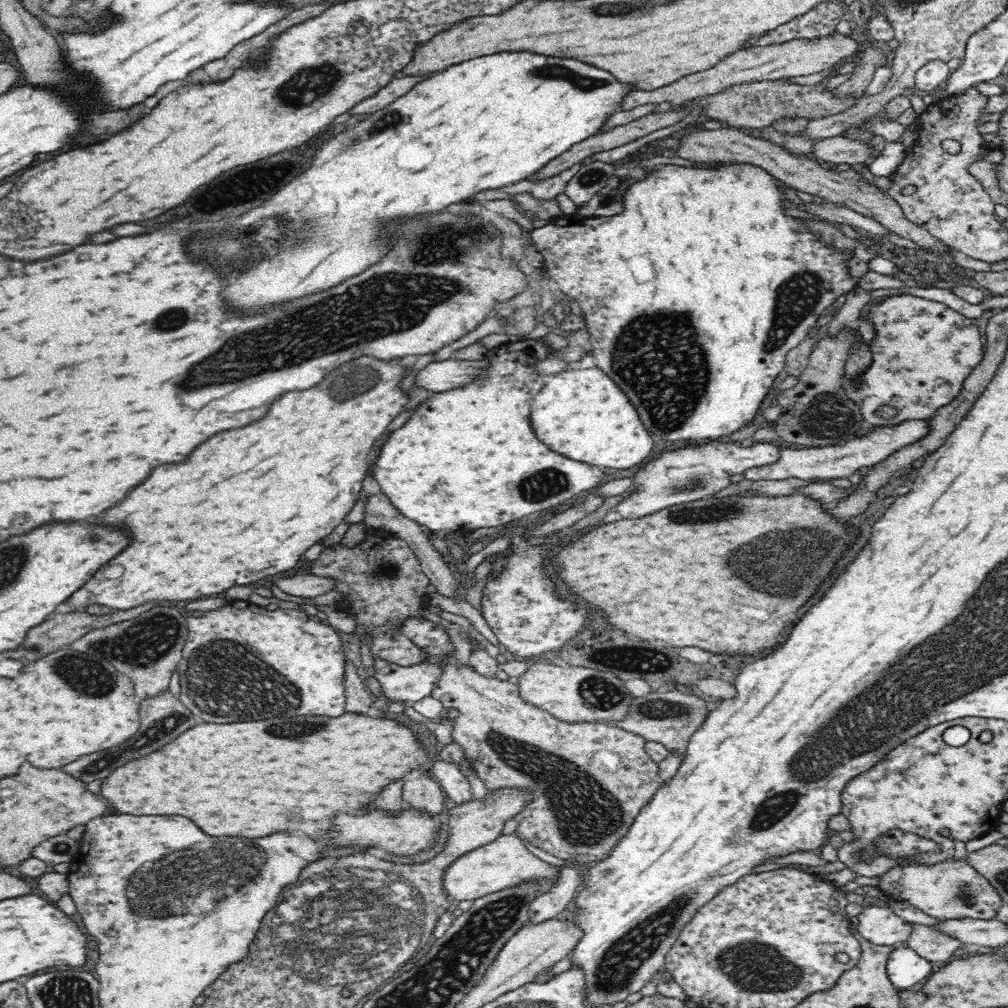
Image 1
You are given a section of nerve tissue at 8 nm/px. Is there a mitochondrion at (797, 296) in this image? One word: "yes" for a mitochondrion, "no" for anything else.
yes

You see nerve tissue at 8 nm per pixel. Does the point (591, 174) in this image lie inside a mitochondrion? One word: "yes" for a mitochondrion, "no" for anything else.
yes

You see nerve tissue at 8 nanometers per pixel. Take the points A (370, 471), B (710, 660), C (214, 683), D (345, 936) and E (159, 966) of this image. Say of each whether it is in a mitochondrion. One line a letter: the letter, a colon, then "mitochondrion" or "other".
A: other
B: other
C: mitochondrion
D: mitochondrion
E: other

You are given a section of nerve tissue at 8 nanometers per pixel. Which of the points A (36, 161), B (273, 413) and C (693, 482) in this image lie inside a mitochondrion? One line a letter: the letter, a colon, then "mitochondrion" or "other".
A: other
B: other
C: mitochondrion

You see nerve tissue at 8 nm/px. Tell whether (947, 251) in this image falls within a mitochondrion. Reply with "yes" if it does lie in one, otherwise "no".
no

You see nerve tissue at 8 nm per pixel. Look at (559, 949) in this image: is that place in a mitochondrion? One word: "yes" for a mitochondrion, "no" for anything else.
no

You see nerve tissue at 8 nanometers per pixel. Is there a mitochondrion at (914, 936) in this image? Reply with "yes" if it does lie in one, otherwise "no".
no

